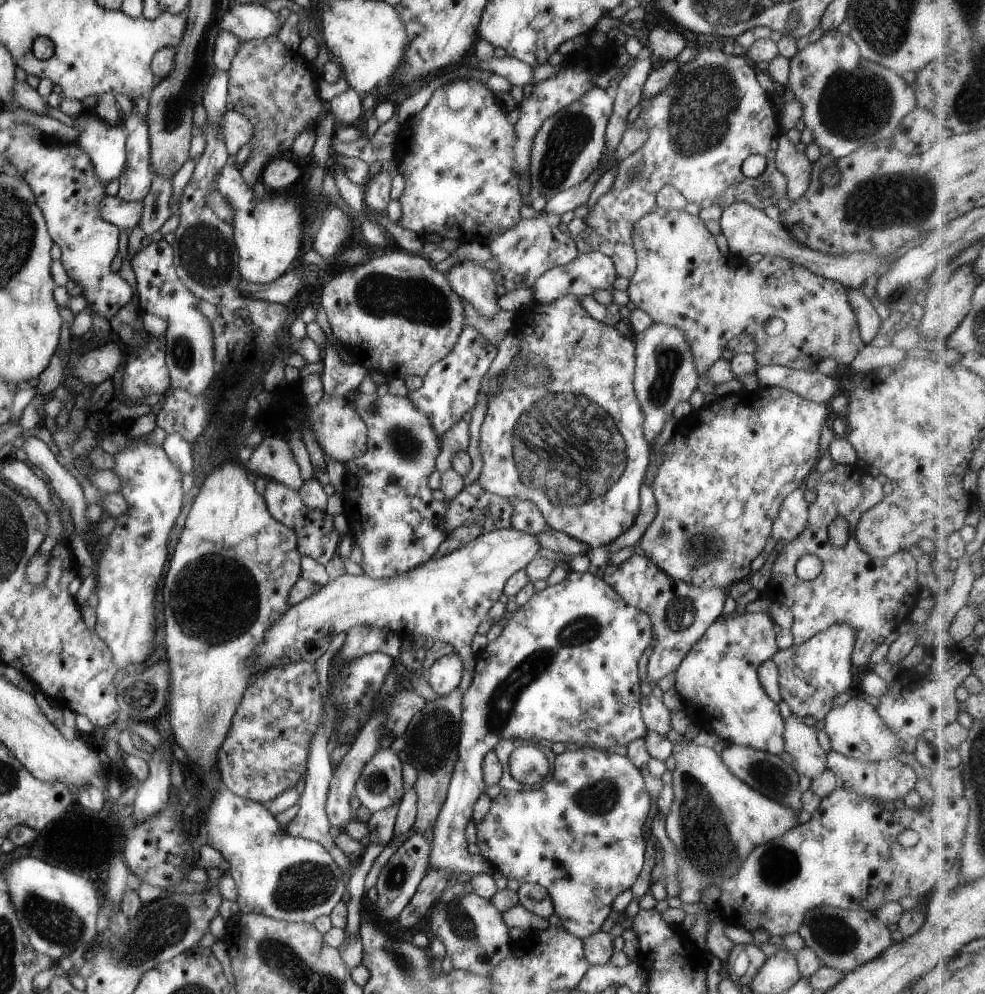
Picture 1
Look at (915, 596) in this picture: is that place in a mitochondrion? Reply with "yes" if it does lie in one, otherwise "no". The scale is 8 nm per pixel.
no

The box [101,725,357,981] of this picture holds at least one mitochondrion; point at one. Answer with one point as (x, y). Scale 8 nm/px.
(164, 926)

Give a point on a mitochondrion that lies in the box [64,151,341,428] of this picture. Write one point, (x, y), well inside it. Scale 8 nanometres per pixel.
(206, 255)

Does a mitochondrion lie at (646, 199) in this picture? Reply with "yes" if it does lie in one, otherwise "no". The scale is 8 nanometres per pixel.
no

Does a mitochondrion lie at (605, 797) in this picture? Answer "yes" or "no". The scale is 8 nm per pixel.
yes

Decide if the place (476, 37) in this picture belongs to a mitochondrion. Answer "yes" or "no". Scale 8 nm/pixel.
no

